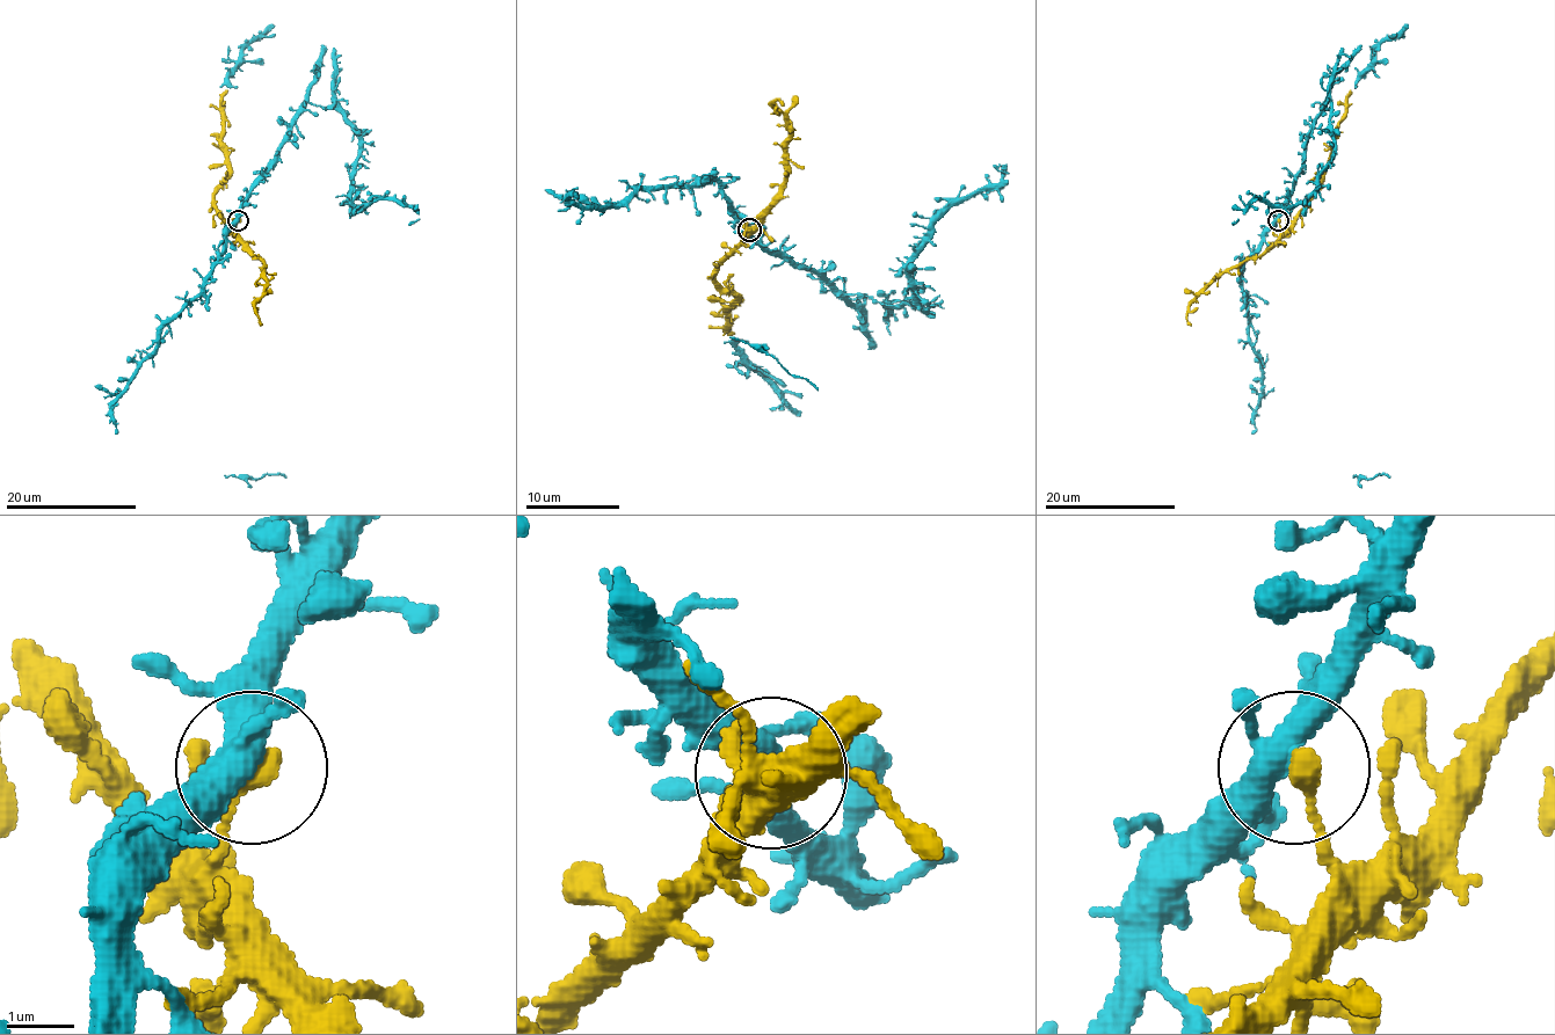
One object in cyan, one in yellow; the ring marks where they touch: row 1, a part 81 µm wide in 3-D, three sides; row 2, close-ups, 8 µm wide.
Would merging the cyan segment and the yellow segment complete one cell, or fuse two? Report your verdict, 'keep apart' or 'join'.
join

